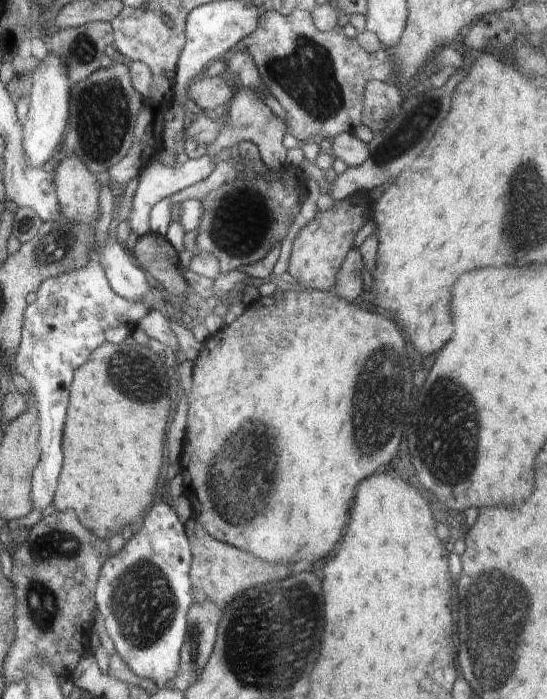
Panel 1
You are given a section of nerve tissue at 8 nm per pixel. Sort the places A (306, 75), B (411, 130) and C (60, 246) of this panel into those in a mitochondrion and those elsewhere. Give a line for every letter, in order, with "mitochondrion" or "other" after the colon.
A: mitochondrion
B: mitochondrion
C: mitochondrion

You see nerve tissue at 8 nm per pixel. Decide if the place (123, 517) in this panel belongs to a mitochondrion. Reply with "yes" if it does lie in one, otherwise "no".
no

